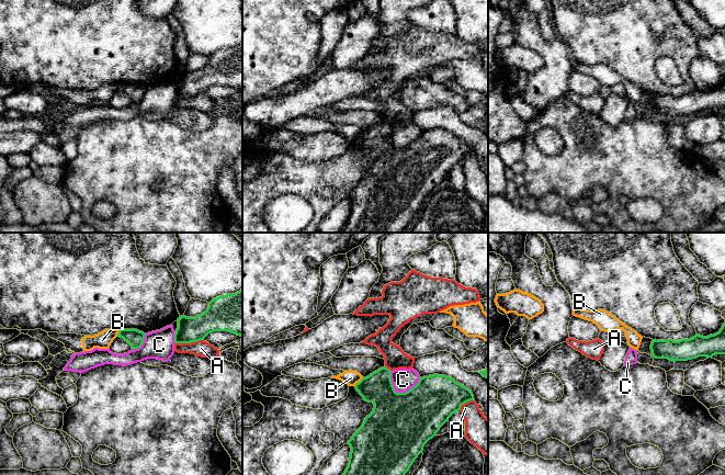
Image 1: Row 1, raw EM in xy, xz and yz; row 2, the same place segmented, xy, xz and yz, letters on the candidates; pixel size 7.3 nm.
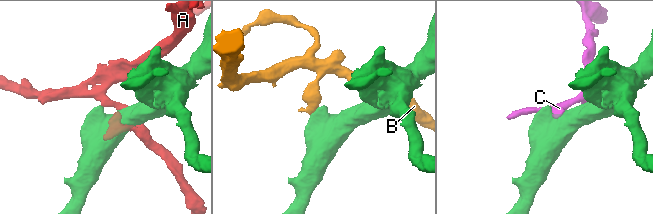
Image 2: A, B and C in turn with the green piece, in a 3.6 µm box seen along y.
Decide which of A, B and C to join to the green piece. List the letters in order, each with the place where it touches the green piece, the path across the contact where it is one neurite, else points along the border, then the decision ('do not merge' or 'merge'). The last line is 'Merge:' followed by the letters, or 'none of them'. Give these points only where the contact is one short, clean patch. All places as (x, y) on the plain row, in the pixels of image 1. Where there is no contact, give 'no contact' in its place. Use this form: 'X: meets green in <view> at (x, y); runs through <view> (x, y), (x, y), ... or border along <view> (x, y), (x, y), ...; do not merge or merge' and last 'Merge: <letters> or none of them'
A: meets green in xy at (189, 97); do not merge
B: meets green in xz at (359, 136); border along xz (363, 132), (354, 140); do not merge
C: meets green in xz at (399, 147); do not merge
Merge: none of them

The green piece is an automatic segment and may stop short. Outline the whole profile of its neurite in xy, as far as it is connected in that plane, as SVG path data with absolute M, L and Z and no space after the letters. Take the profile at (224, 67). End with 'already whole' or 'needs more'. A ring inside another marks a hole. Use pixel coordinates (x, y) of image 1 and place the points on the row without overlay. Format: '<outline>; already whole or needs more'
M242 44L218 50L208 57L207 64L195 71L179 71L174 98L191 98L213 86L229 86L242 91Z; already whole

